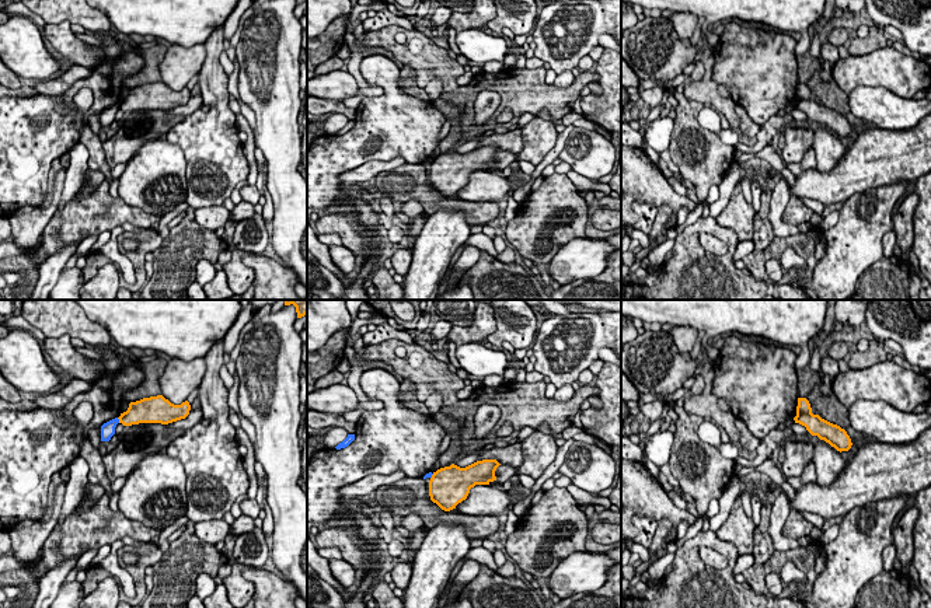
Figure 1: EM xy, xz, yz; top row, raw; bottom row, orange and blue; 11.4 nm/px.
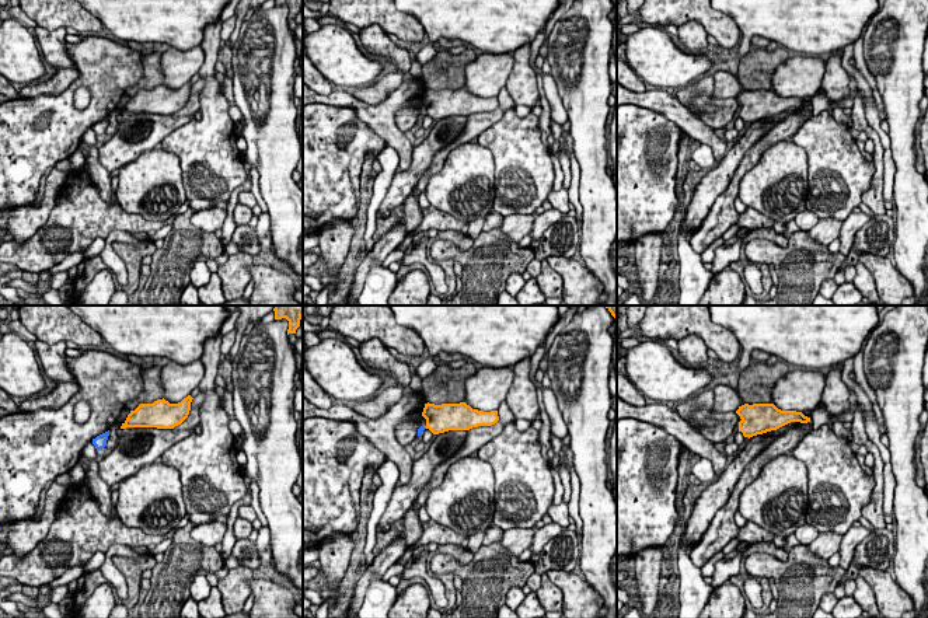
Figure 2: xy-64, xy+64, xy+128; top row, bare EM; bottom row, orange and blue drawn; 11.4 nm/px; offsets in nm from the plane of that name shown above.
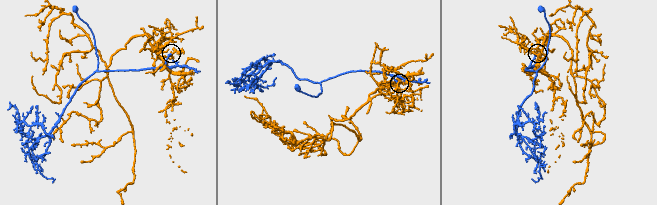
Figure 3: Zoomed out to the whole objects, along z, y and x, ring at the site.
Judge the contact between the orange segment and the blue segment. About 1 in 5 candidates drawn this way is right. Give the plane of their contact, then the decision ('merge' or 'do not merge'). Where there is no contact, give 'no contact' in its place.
xy | do not merge

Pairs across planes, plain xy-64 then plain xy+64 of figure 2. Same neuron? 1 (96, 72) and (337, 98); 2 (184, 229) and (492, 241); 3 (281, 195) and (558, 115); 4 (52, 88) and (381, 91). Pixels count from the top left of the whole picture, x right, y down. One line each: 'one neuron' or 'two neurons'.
1: two neurons
2: one neuron
3: two neurons
4: one neuron

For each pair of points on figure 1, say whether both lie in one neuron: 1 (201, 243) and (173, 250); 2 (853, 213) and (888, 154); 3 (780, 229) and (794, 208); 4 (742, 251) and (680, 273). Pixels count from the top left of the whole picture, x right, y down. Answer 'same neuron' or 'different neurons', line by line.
1: same neuron
2: different neurons
3: different neurons
4: different neurons

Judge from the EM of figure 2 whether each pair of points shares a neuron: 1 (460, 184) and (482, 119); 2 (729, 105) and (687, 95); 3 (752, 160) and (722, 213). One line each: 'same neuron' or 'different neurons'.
1: different neurons
2: same neuron
3: same neuron

